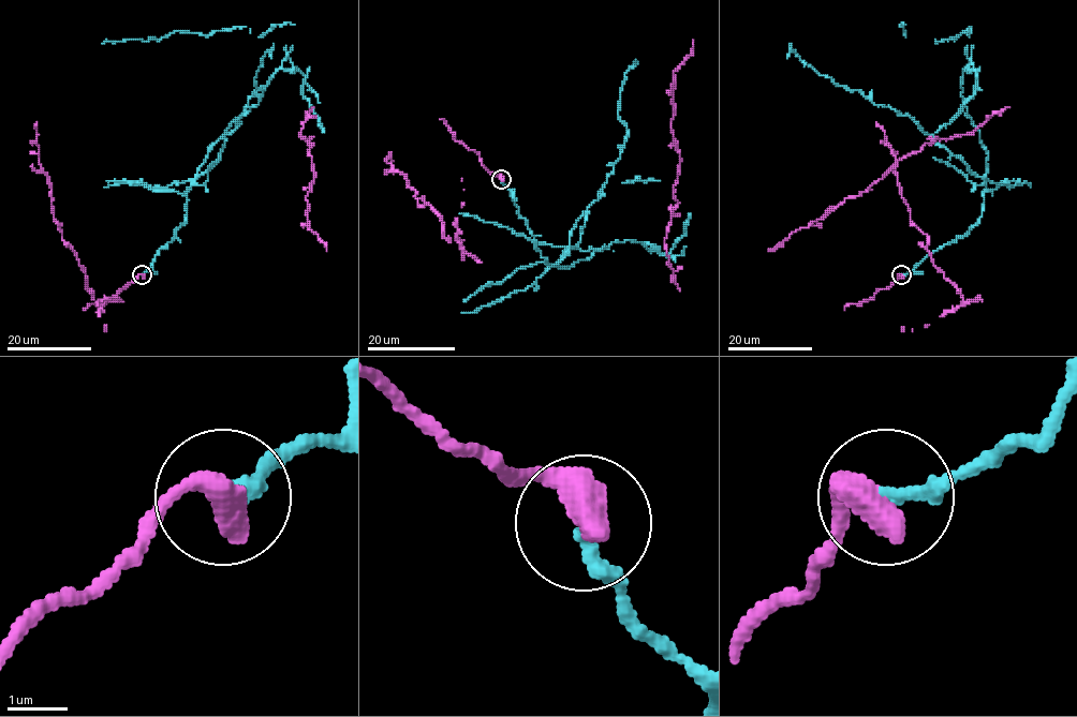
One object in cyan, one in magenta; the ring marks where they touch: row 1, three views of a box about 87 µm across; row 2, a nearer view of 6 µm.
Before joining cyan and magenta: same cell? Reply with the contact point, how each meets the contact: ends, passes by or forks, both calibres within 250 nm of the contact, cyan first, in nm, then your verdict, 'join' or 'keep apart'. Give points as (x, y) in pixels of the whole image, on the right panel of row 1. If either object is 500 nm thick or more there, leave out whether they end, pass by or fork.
place (901, 274); calibres 260 and 600 nm; keep apart

